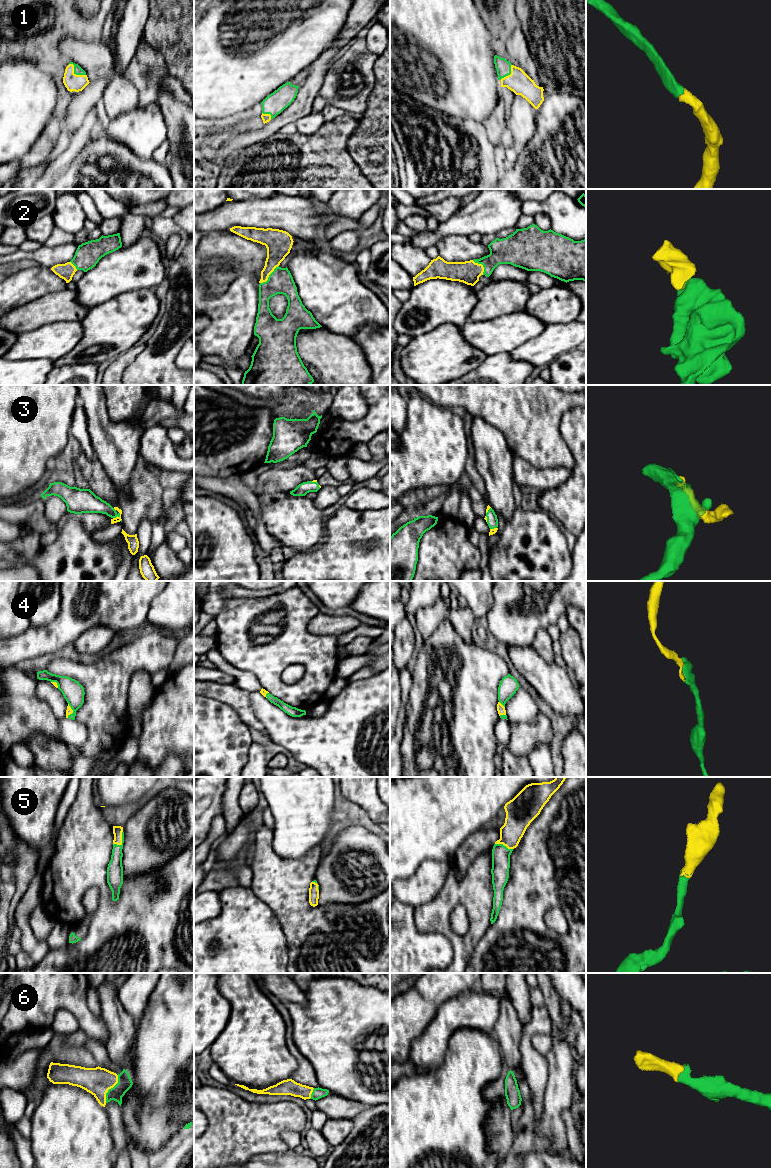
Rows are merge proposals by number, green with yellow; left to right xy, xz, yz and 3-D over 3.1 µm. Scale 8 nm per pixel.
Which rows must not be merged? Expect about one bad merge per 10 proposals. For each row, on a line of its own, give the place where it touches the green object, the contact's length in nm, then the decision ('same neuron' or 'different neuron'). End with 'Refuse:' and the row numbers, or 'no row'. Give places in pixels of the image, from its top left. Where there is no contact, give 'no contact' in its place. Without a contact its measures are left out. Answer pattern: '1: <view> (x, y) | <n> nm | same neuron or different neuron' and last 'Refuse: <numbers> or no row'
1: xy (74, 72) | 170 nm | same neuron
2: xz (269, 276) | 220 nm | same neuron
3: xy (117, 515) | 80 nm | same neuron
4: yz (501, 703) | 70 nm | same neuron
5: xy (122, 841) | 130 nm | same neuron
6: xy (111, 1088) | 240 nm | same neuron
Refuse: no row

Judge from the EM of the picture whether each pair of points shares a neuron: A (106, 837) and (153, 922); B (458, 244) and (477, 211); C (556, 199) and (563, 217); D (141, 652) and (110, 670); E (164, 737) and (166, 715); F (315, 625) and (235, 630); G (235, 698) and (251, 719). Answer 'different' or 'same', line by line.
A: same
B: different
C: same
D: same
E: same
F: different
G: same

